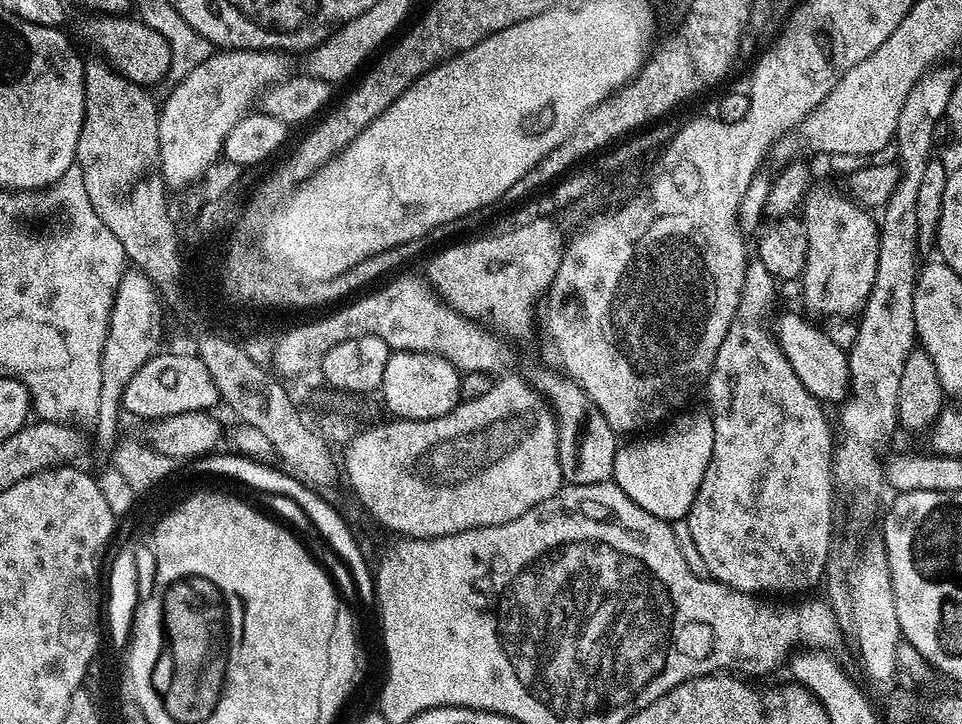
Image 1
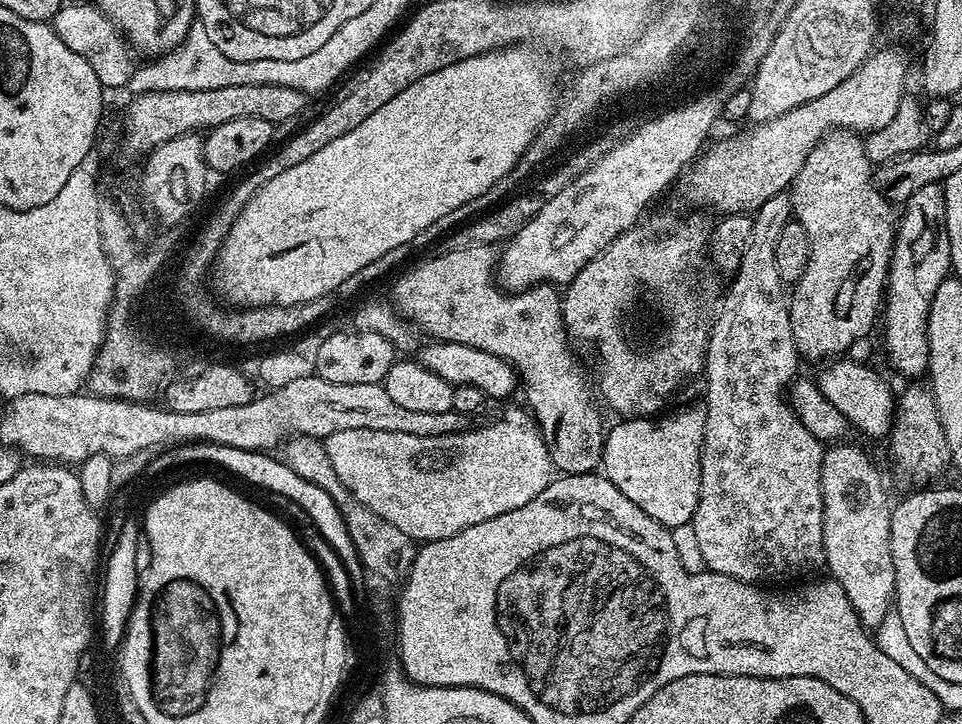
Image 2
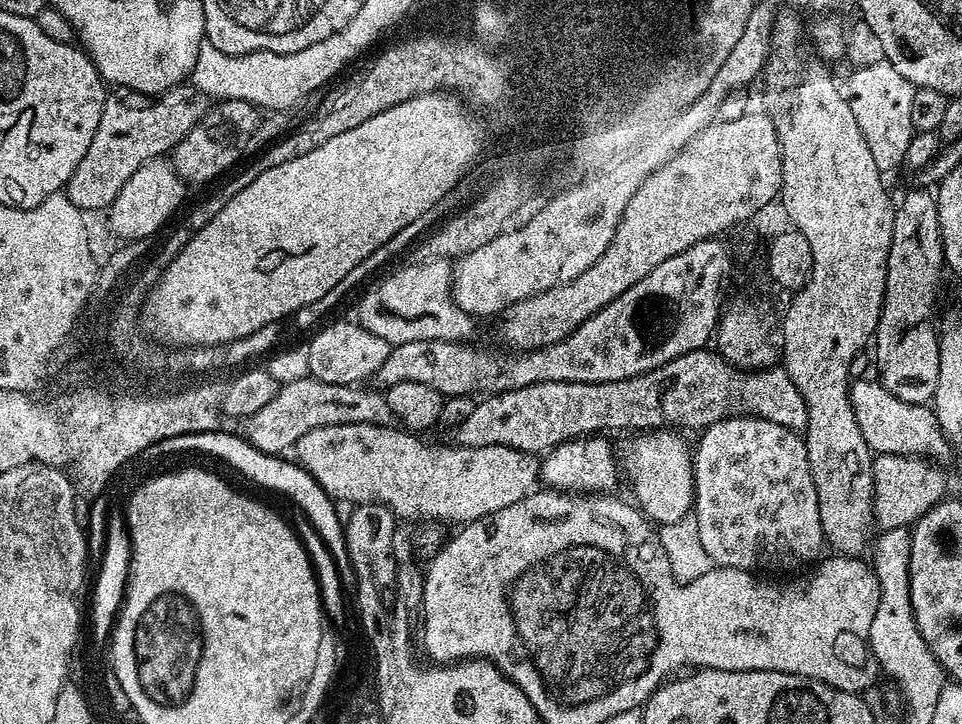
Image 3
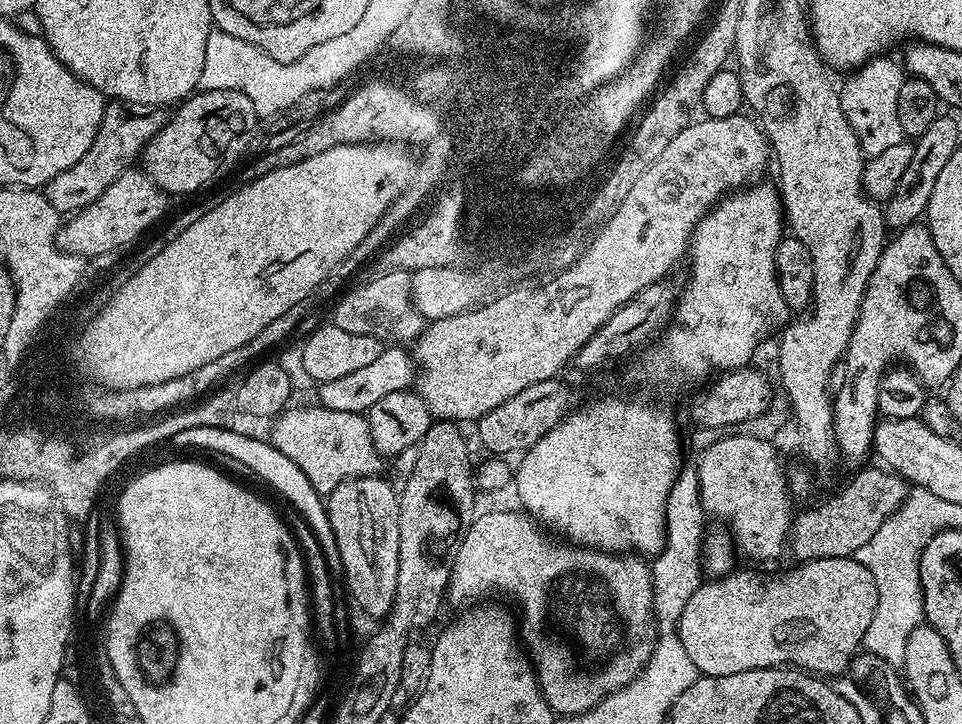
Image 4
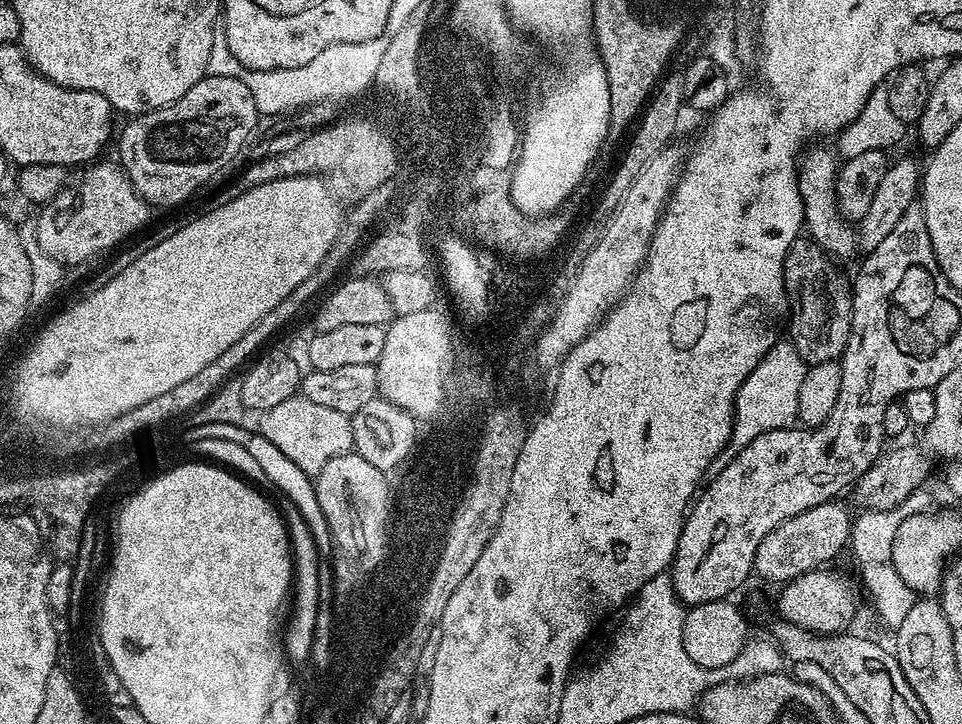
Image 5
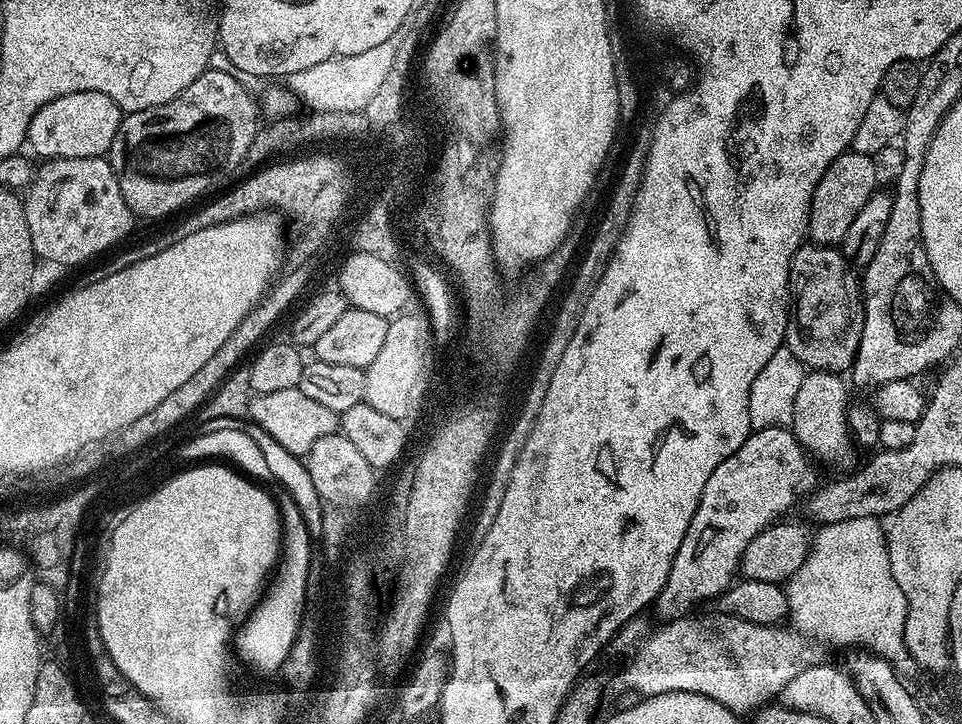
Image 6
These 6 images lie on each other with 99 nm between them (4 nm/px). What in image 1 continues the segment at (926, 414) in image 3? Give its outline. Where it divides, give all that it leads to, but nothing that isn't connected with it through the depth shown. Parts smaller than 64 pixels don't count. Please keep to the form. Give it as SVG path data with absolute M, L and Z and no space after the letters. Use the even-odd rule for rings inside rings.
M784 312L774 322L774 335L780 344L782 353L789 359L790 366L798 374L798 382L814 394L814 398L825 405L839 405L847 397L848 386L848 354L828 337L827 331L815 328L807 315L799 316L796 312Z

